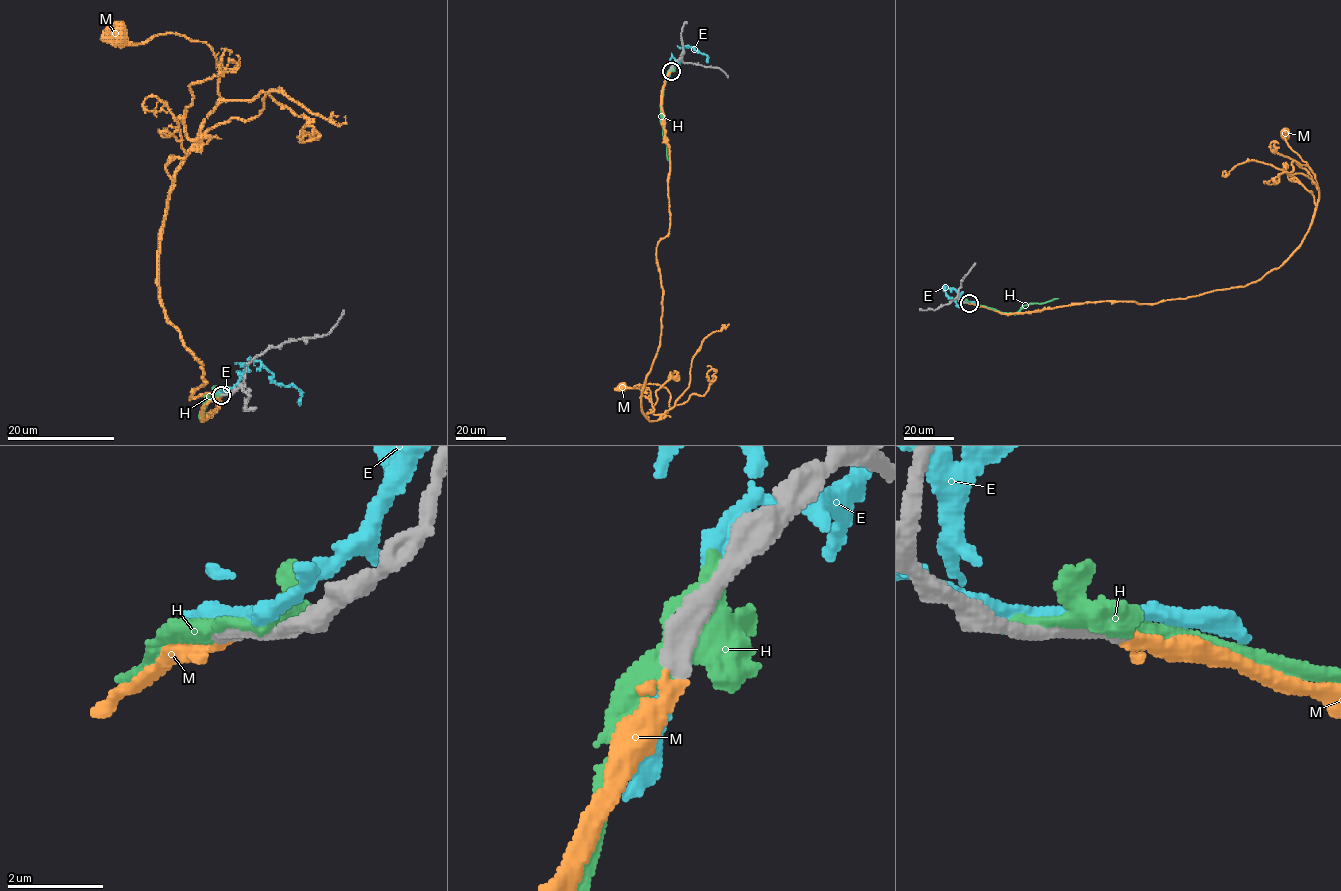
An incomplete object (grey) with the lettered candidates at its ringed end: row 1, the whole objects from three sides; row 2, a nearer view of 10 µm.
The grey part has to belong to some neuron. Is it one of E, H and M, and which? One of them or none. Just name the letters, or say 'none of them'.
M

